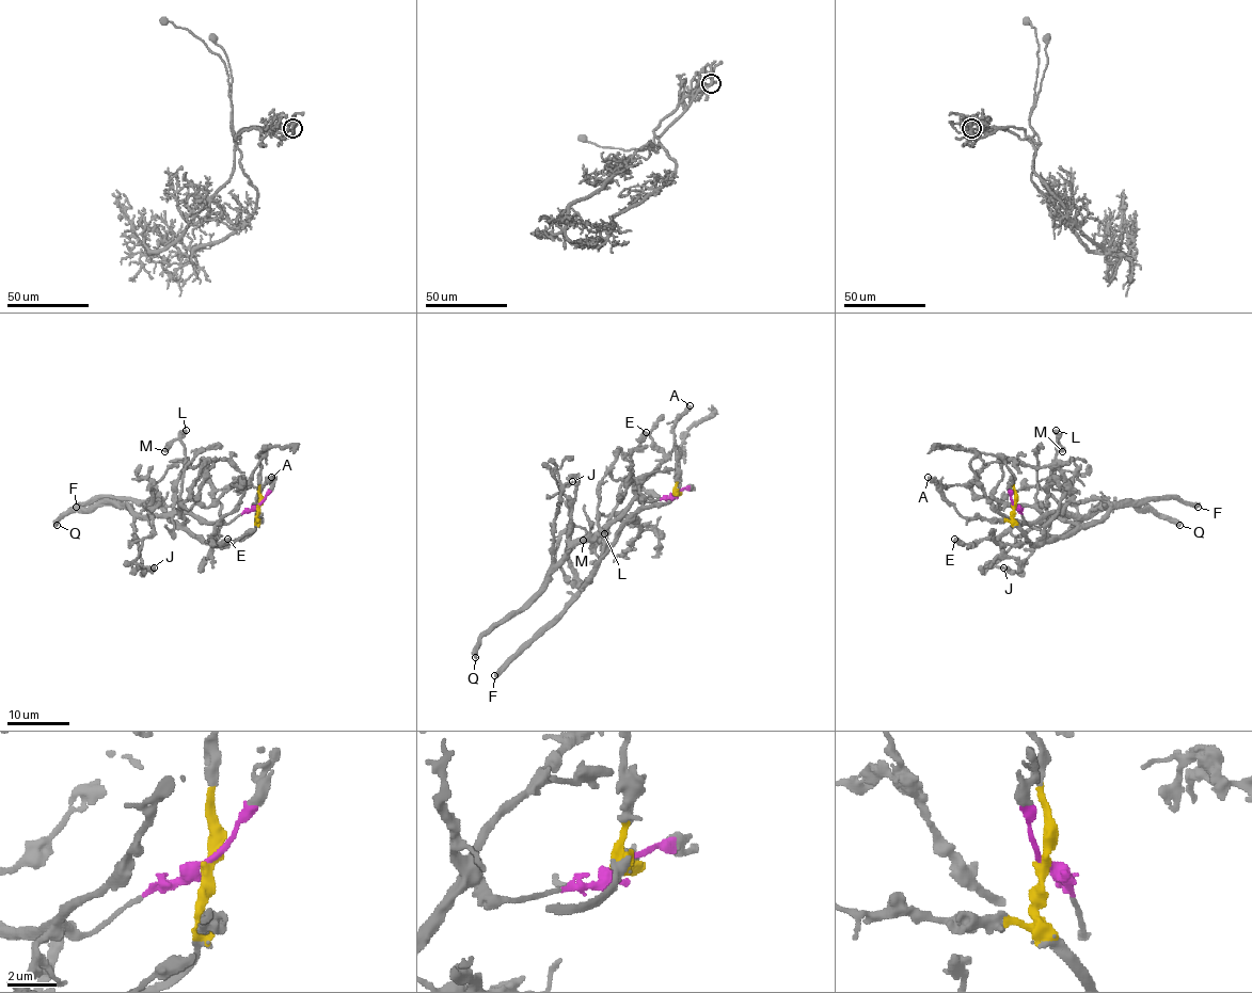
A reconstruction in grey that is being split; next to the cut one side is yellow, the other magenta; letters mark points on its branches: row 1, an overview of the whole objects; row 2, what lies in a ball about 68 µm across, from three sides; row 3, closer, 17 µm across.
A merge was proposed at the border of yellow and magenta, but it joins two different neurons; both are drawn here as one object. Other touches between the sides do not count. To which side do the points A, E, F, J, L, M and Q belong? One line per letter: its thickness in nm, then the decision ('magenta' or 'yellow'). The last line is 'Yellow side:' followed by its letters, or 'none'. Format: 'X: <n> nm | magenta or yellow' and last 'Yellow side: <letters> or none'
A: 340 nm | yellow
E: 500 nm | magenta
F: 500 nm | yellow
J: 240 nm | magenta
L: 400 nm | magenta
M: 380 nm | magenta
Q: 440 nm | magenta
Yellow side: A, F

